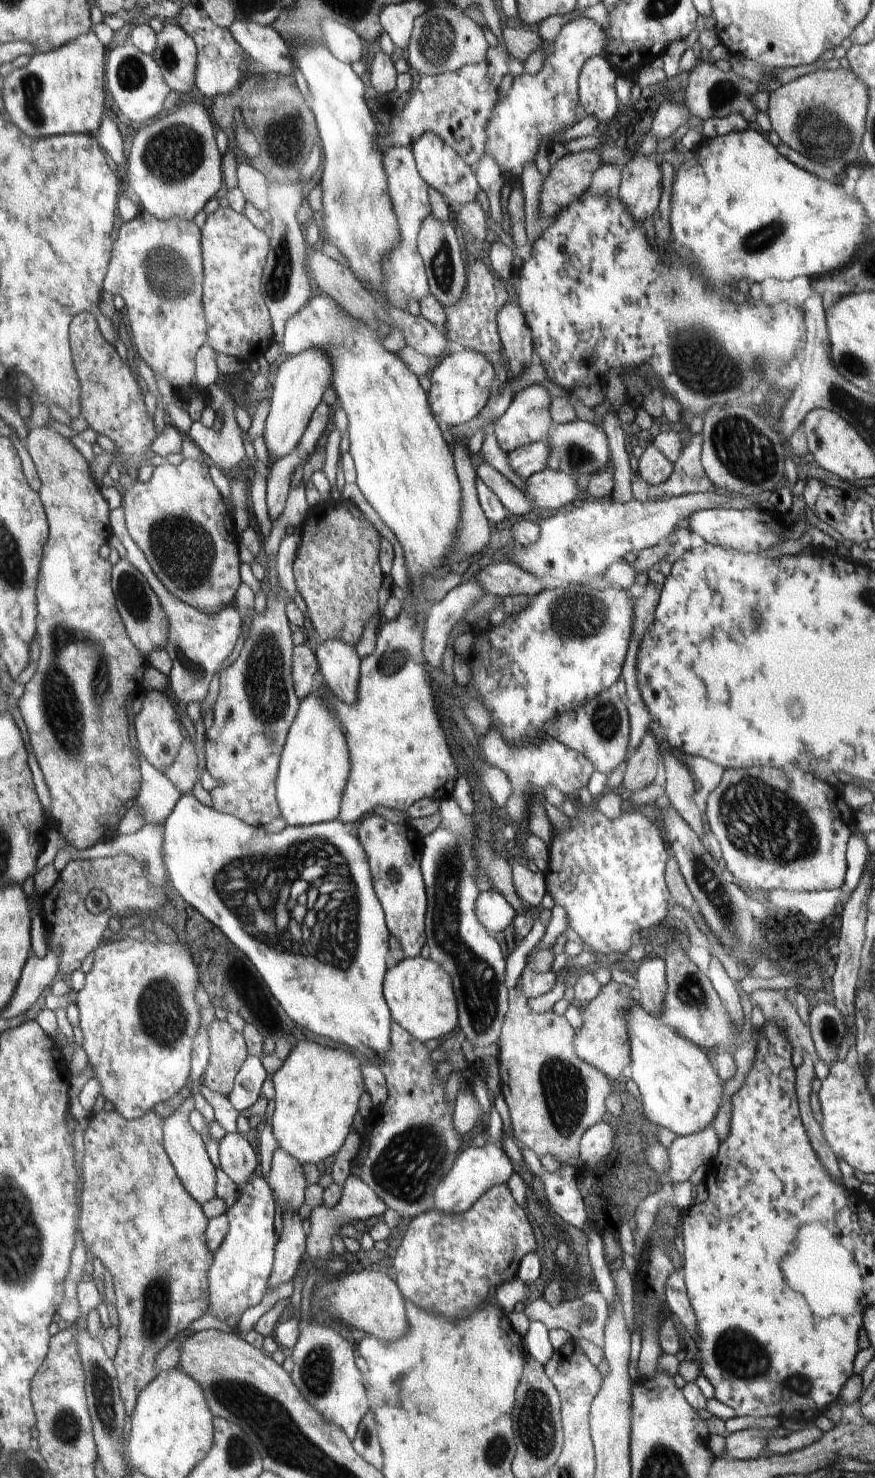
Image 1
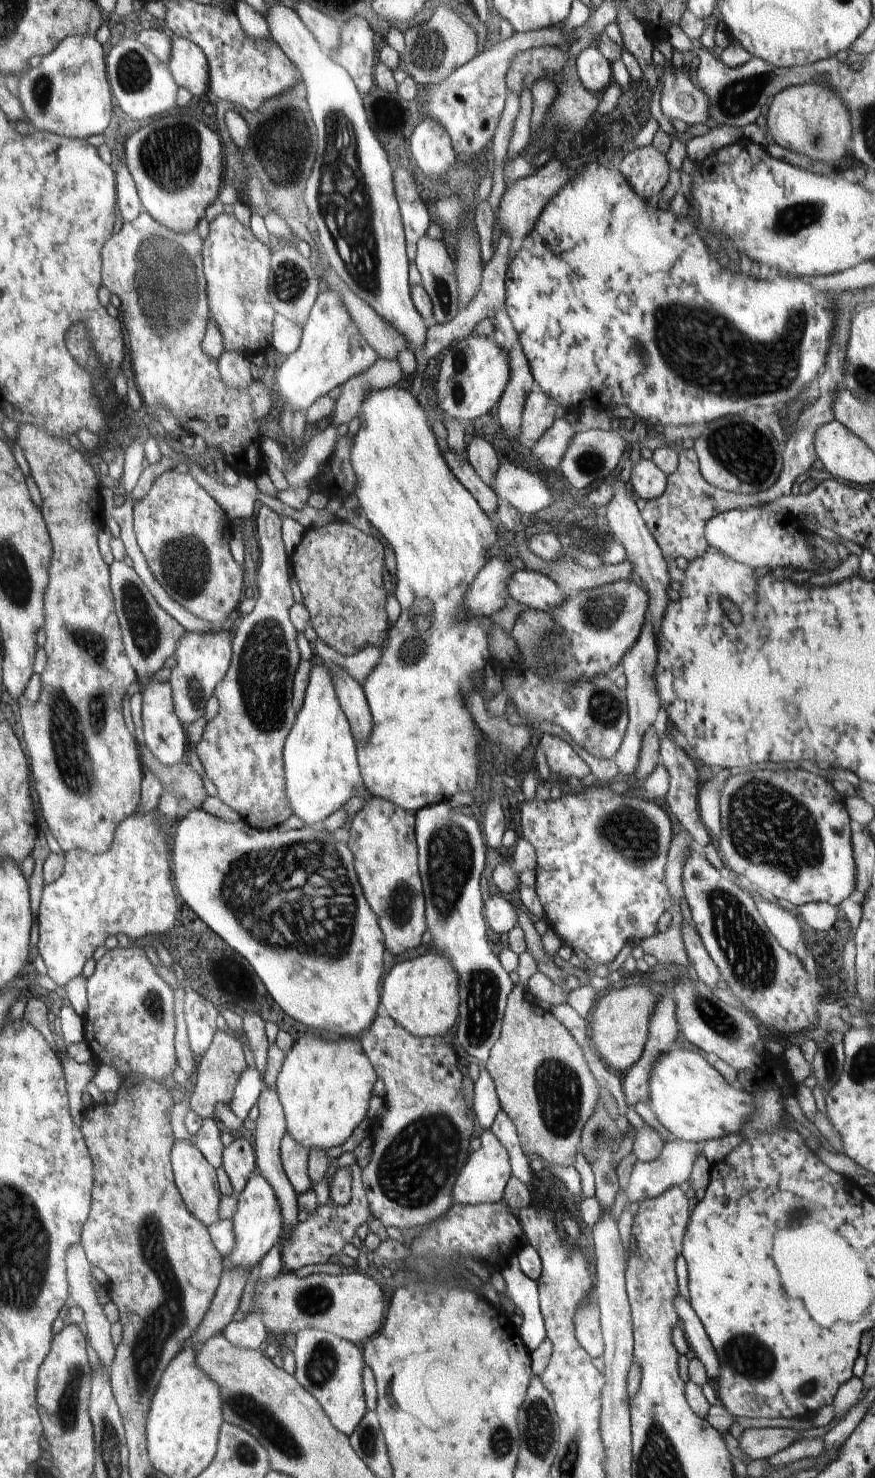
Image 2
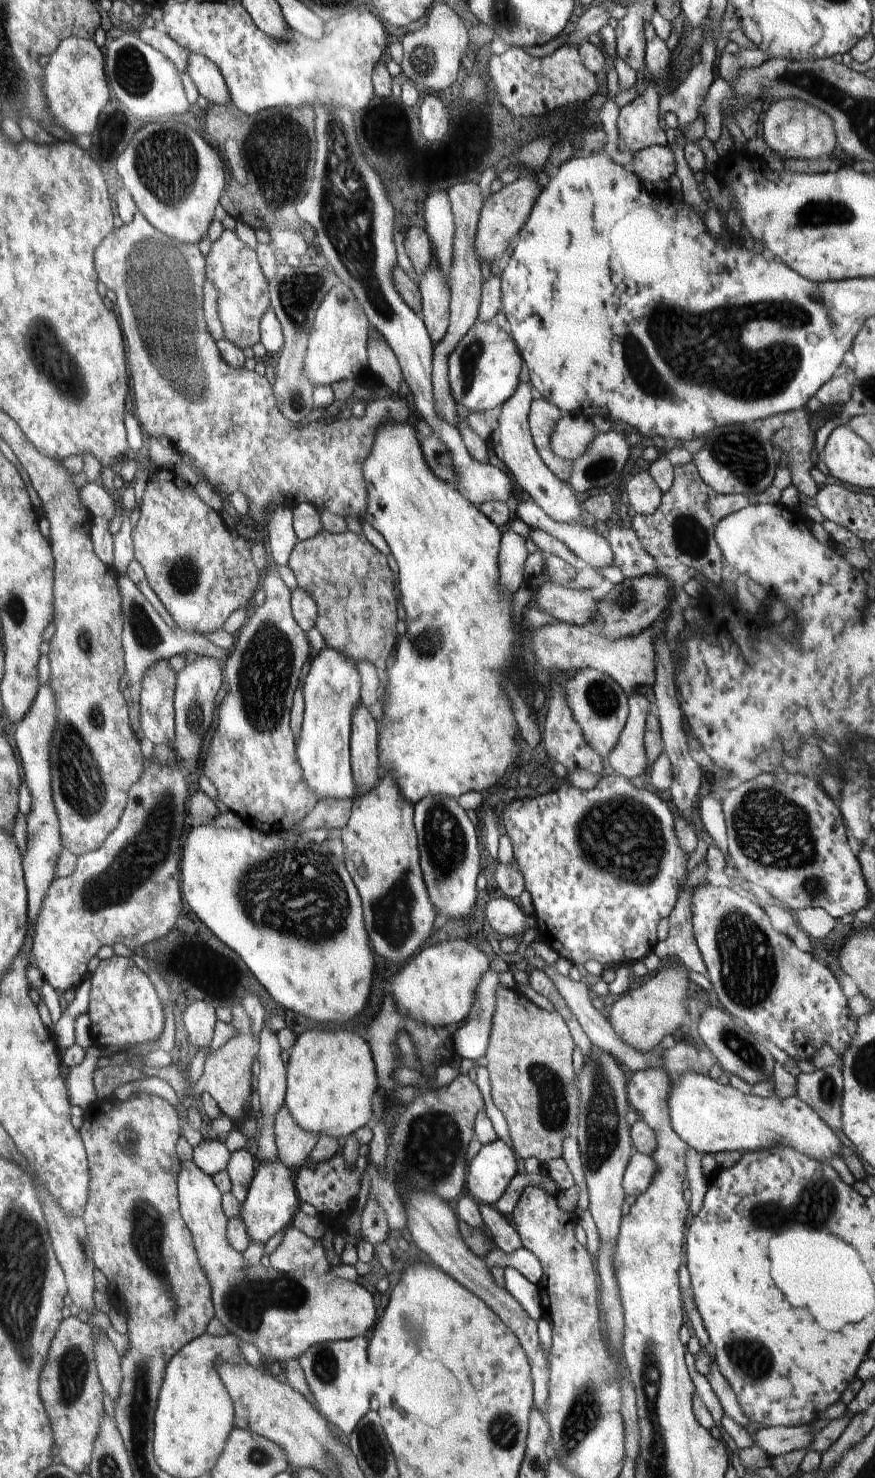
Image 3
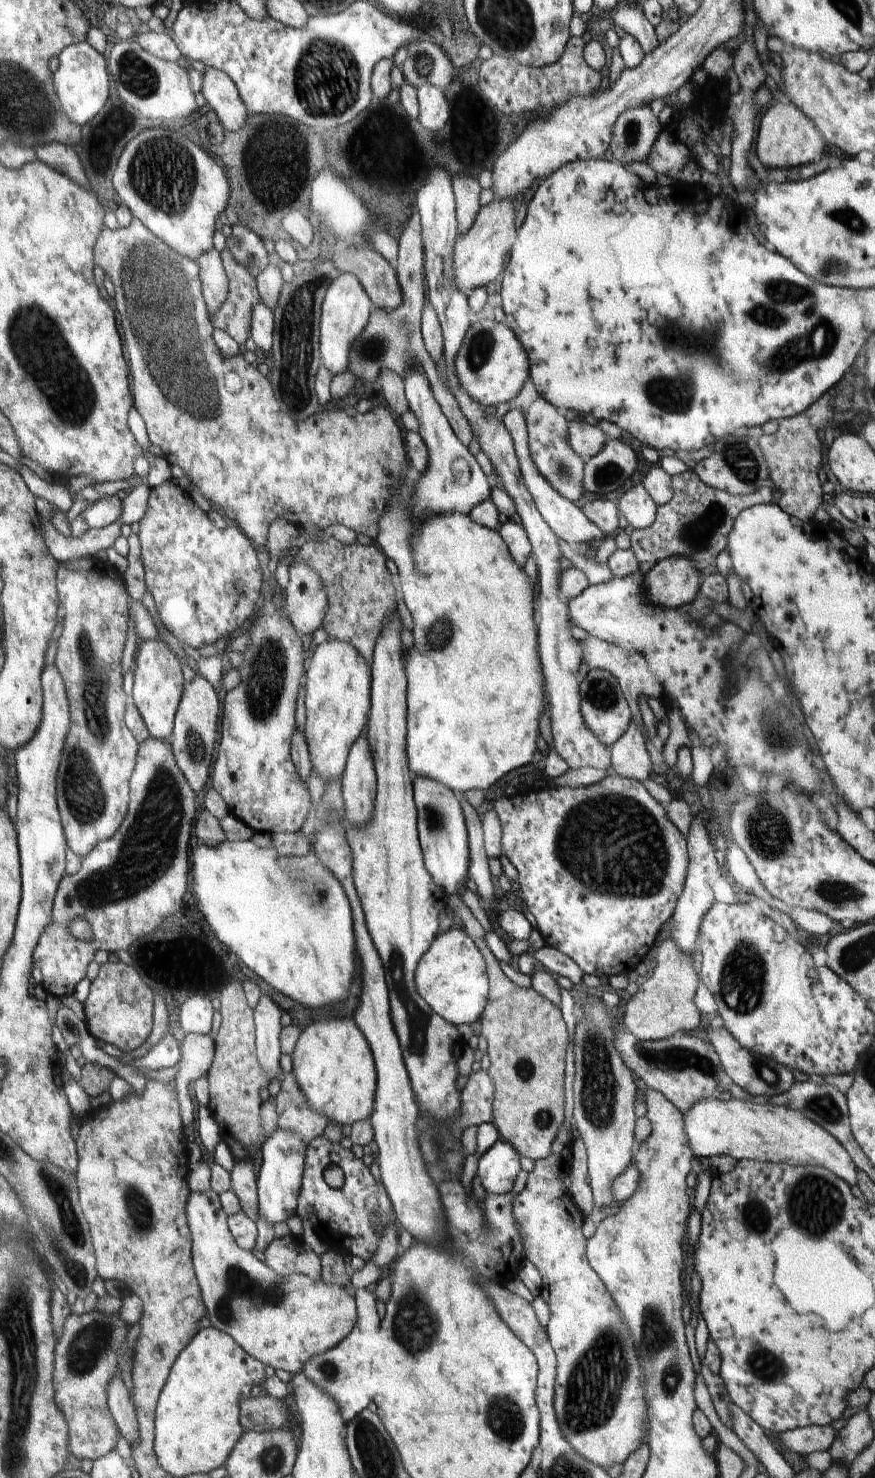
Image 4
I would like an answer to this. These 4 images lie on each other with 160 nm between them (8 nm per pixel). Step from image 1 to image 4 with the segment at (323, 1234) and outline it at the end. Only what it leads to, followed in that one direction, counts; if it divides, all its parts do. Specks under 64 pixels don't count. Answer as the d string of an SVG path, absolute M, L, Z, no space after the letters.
M291 1234L276 1238L264 1250L264 1263L279 1276L302 1274L321 1281L321 1258L302 1239Z

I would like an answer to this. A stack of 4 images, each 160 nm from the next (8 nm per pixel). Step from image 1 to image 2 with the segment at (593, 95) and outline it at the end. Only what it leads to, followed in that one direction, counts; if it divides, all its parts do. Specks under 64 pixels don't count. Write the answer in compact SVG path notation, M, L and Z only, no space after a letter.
M594 44L581 50L576 57L576 70L580 82L598 96L610 85L611 62Z

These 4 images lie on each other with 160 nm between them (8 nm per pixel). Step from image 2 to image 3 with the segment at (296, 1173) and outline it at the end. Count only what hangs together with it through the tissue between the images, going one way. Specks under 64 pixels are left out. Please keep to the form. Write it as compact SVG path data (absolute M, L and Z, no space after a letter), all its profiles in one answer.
M280 1106L274 1118L275 1142L279 1161L292 1172L309 1162L310 1154L318 1143L318 1134L306 1132L294 1122L286 1106Z

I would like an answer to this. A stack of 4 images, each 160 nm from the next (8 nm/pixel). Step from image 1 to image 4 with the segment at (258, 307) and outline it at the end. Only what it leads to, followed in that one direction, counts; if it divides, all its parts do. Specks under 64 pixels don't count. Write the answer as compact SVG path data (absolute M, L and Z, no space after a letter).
M227 245L220 252L220 257L229 284L228 295L226 302L212 316L212 327L222 330L242 346L251 336L252 308L260 302L257 278L252 276L250 270L246 270L246 266L236 262Z

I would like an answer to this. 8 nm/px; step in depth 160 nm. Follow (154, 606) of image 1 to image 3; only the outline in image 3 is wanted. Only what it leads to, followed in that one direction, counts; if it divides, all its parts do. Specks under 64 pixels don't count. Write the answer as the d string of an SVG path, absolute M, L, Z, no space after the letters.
M118 574L116 580L120 598L121 614L123 620L122 648L125 660L125 672L129 677L130 702L127 703L129 709L129 720L131 728L137 738L144 738L140 728L140 714L138 714L138 700L140 690L142 690L142 680L144 672L154 666L158 660L170 660L177 654L193 652L196 655L212 656L223 662L230 652L214 646L202 636L202 634L188 634L180 626L170 627L165 620L156 612L155 608L146 600L146 597L127 574Z

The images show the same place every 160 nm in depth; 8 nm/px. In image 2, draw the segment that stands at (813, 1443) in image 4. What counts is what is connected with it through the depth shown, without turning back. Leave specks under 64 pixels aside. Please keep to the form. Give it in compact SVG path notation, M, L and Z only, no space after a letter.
M770 1427L763 1429L743 1429L739 1438L742 1450L749 1456L749 1460L768 1460L781 1450L802 1439L800 1433L794 1429Z

